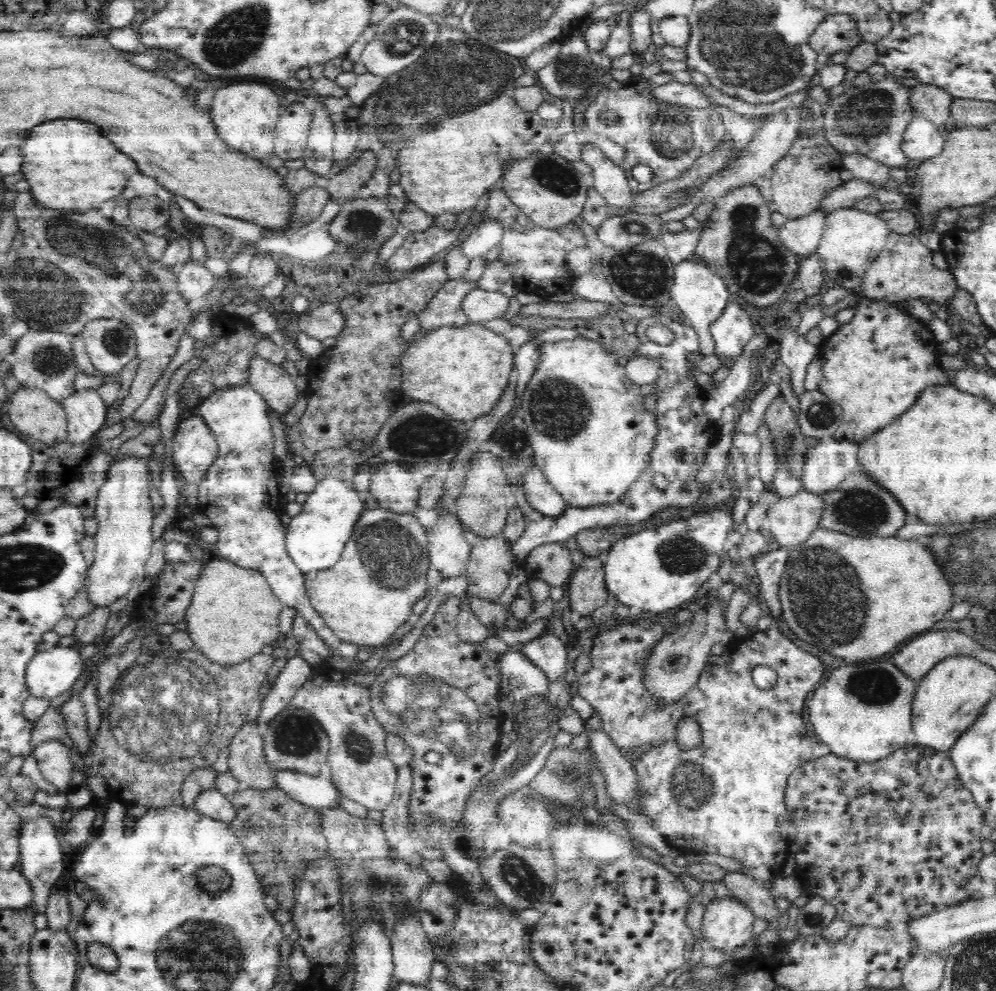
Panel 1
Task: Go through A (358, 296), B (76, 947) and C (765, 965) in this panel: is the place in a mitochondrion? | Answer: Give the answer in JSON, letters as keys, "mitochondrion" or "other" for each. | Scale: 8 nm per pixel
{"A":"other","B":"other","C":"other"}

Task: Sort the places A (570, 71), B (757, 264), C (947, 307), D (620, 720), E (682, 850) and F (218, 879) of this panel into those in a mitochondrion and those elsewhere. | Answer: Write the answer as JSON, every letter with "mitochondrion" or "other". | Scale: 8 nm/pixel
{"A":"mitochondrion","B":"mitochondrion","C":"other","D":"other","E":"other","F":"mitochondrion"}

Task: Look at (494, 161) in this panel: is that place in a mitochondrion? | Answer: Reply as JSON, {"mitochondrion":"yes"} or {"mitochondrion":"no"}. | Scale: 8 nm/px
{"mitochondrion":"no"}

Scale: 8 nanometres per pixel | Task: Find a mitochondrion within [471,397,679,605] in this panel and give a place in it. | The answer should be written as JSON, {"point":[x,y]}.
{"point":[513,437]}

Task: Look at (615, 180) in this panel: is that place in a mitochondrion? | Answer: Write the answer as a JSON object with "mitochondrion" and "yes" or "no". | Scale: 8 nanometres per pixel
{"mitochondrion":"no"}

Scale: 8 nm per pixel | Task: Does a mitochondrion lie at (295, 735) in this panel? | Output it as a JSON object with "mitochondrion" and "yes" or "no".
{"mitochondrion":"yes"}

